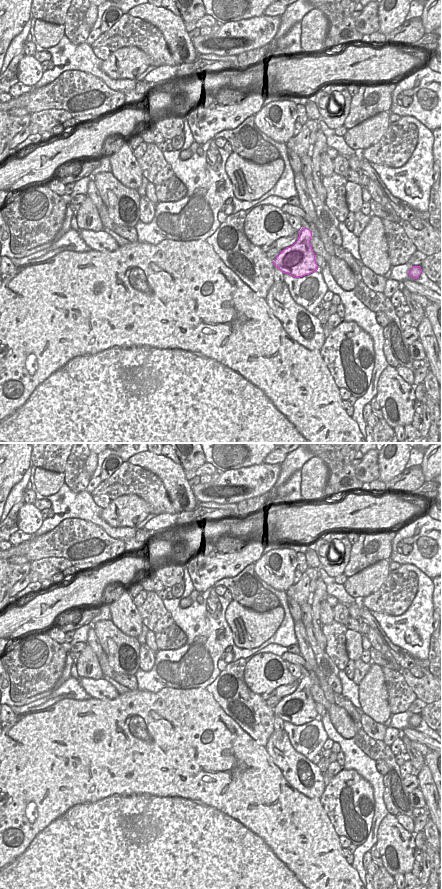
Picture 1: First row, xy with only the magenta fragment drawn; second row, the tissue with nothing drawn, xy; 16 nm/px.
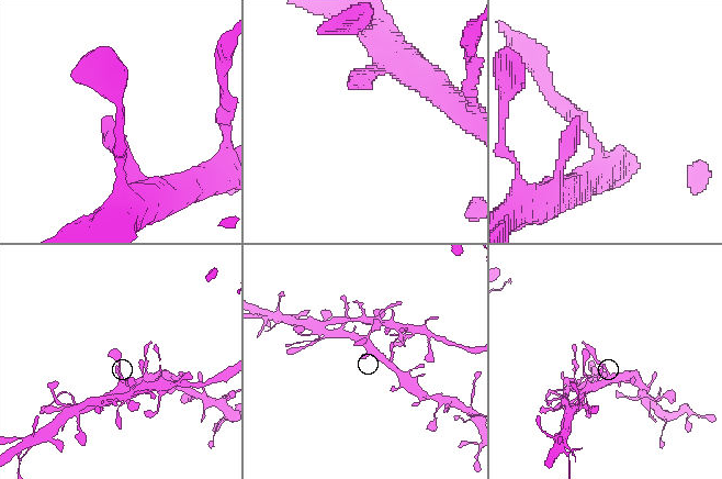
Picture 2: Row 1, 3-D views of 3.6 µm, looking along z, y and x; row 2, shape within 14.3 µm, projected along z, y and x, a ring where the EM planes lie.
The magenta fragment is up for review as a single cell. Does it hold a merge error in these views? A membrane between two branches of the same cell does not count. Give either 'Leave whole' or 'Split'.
Split.

